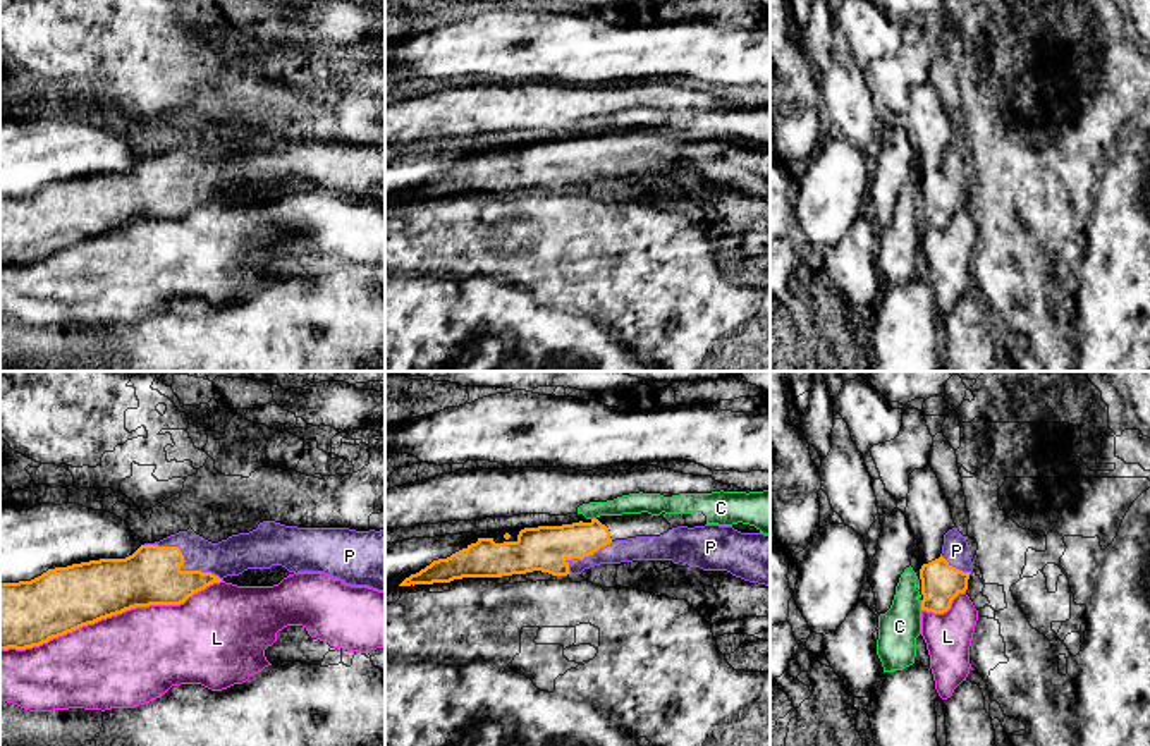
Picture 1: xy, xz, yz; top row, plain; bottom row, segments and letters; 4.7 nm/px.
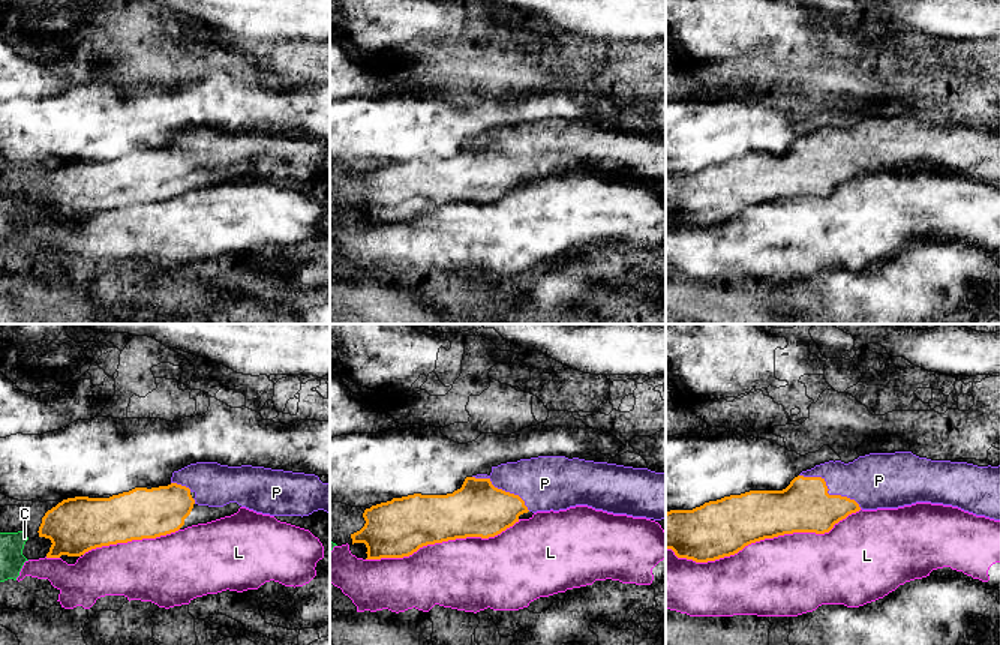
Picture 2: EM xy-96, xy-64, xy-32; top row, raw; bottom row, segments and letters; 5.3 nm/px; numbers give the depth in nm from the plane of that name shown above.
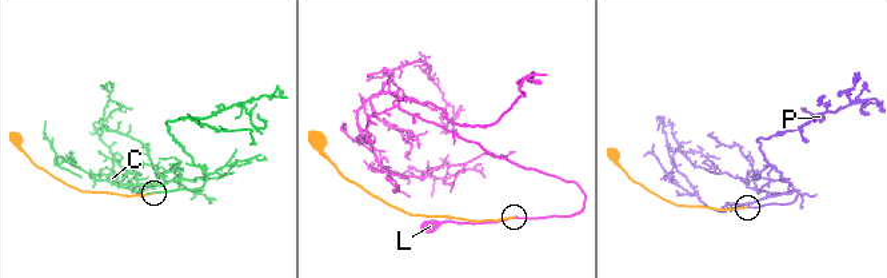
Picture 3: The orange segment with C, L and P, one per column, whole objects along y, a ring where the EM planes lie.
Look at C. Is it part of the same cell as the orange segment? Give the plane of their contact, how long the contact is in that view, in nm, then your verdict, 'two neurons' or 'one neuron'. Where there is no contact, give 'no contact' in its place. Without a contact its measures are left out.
meets orange in yz; contact 50 nm long; two neurons

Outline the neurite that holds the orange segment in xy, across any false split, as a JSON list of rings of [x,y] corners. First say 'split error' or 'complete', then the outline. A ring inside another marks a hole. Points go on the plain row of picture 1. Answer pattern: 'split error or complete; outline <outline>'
split error; outline [[[263,136],[249,148],[211,158],[191,143],[141,160],[125,174],[100,174],[48,184],[31,196],[0,198],[0,265],[26,265],[136,222],[180,220],[194,208],[248,184],[282,180],[323,187],[351,201],[385,208],[385,144],[297,143]]]

